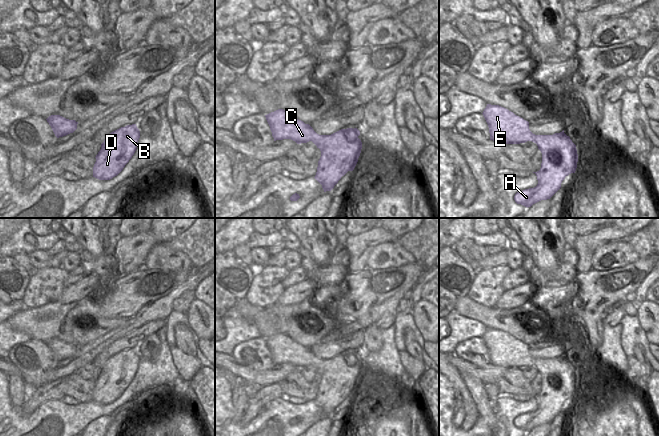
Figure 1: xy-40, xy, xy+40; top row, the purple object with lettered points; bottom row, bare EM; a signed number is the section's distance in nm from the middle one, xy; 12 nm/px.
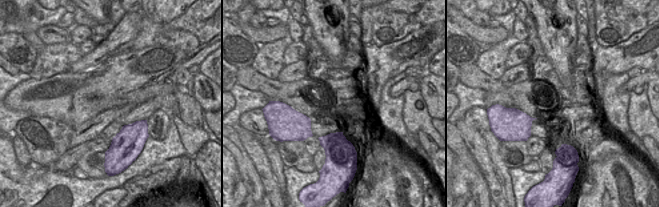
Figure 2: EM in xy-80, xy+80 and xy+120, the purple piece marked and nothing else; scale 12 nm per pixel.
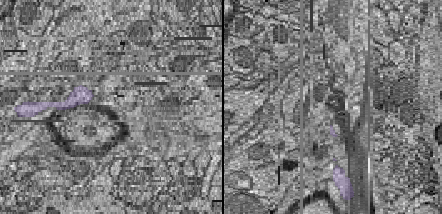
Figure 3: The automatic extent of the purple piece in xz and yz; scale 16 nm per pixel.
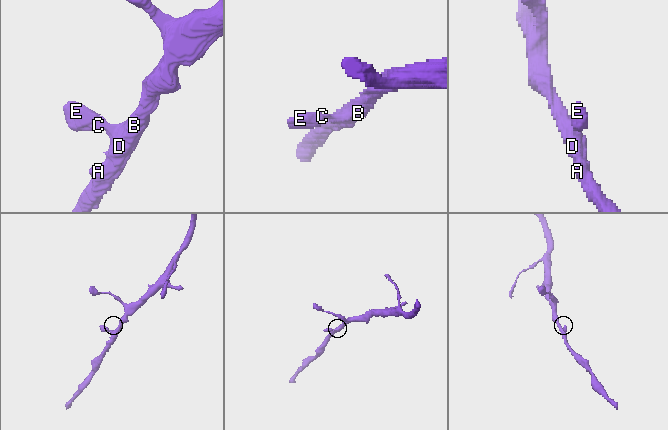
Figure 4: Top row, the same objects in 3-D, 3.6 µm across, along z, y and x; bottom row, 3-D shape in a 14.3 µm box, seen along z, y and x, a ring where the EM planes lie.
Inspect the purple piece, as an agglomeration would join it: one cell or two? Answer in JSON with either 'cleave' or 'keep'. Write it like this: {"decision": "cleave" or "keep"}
{"decision": "keep"}

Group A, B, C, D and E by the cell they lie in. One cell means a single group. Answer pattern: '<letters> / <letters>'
A B C D E

